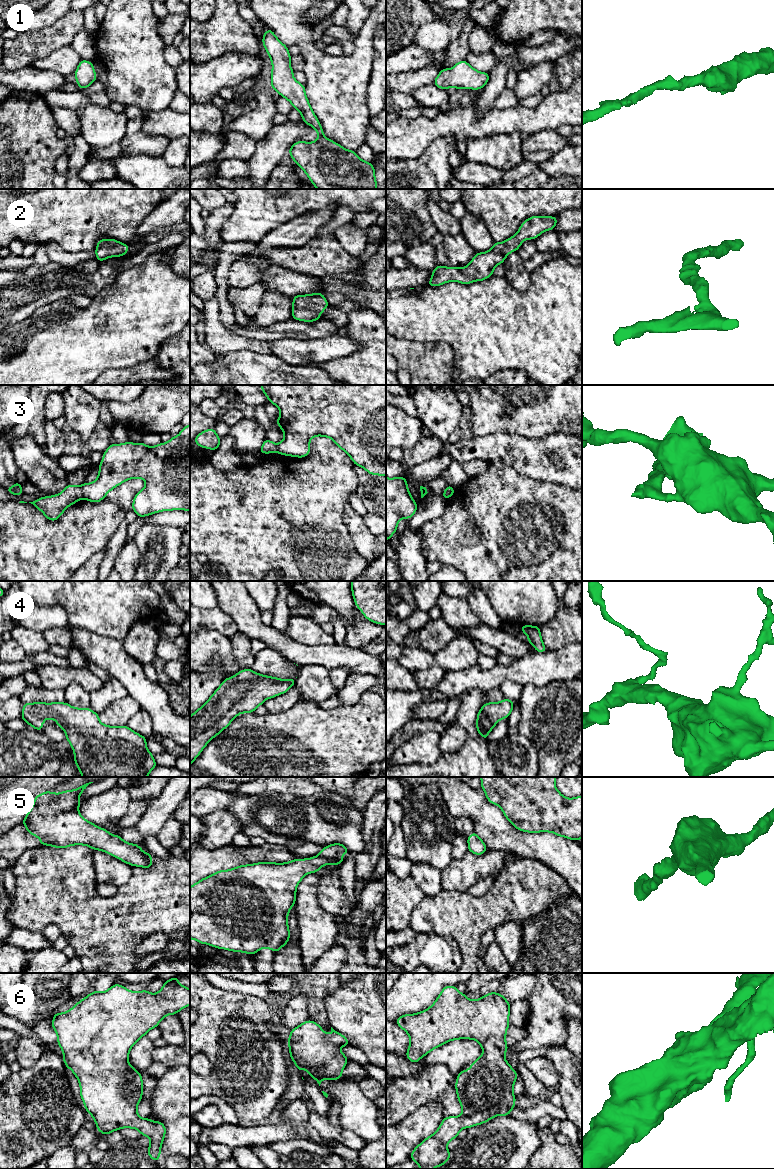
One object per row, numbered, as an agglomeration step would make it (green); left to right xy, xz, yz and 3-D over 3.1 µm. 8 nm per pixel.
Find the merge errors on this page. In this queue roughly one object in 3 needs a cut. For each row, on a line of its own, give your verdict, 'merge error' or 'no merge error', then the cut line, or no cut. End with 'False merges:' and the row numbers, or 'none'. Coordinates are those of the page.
1: no merge error; no cut
2: no merge error; no cut
3: merge error; cut in xy along (80, 486), (83, 497)
4: no merge error; no cut
5: no merge error; no cut
6: no merge error; no cut
False merges: 3

